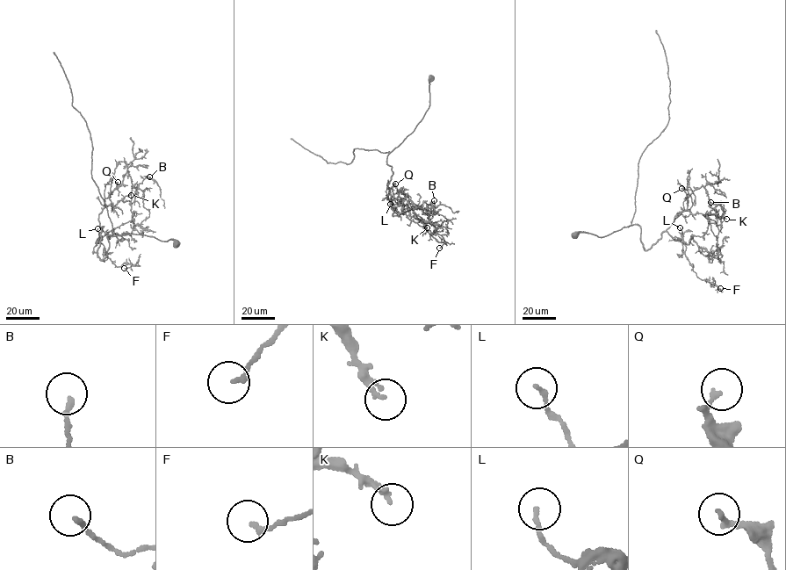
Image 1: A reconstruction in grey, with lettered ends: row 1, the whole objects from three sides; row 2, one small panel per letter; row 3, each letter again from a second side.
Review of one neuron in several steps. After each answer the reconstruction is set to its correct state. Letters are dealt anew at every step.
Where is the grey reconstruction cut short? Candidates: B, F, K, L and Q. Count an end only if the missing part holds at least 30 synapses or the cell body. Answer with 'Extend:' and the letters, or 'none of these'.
Extend: F

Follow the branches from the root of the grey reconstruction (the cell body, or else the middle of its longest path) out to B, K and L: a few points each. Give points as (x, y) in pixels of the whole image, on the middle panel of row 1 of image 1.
B: (430, 79), (429, 108), (413, 131), (387, 156), (393, 173), (386, 198), (396, 198), (429, 223), (434, 200)
K: (430, 79), (429, 108), (413, 131), (390, 153), (386, 162), (393, 173), (386, 198), (406, 205), (427, 227)
L: (430, 79), (429, 108), (413, 131), (387, 156), (393, 173), (387, 187), (390, 207), (394, 208), (390, 204)

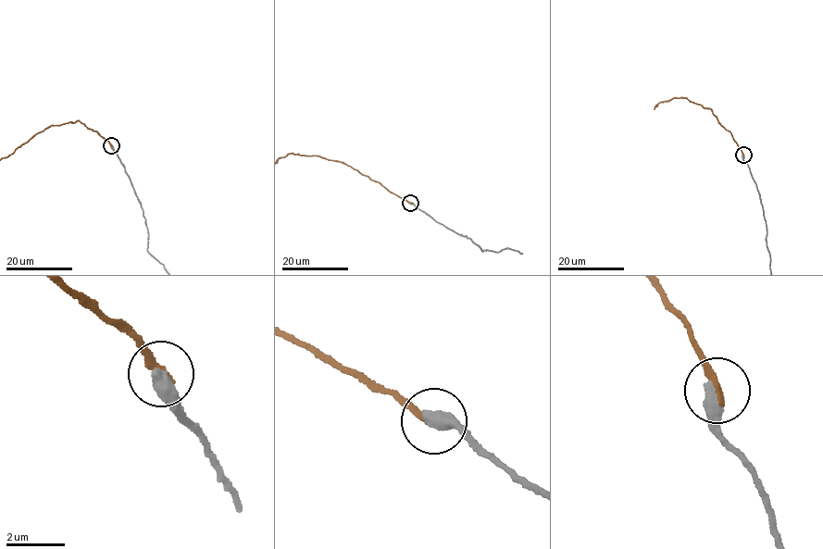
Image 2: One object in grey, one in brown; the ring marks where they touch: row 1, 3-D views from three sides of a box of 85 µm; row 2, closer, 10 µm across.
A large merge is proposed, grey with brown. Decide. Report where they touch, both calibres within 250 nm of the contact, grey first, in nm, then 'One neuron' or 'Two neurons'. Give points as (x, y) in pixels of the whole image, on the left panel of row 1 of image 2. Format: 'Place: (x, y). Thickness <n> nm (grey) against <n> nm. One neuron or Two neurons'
Place: (111, 145). Thickness 500 nm (grey) against 280 nm. Two neurons

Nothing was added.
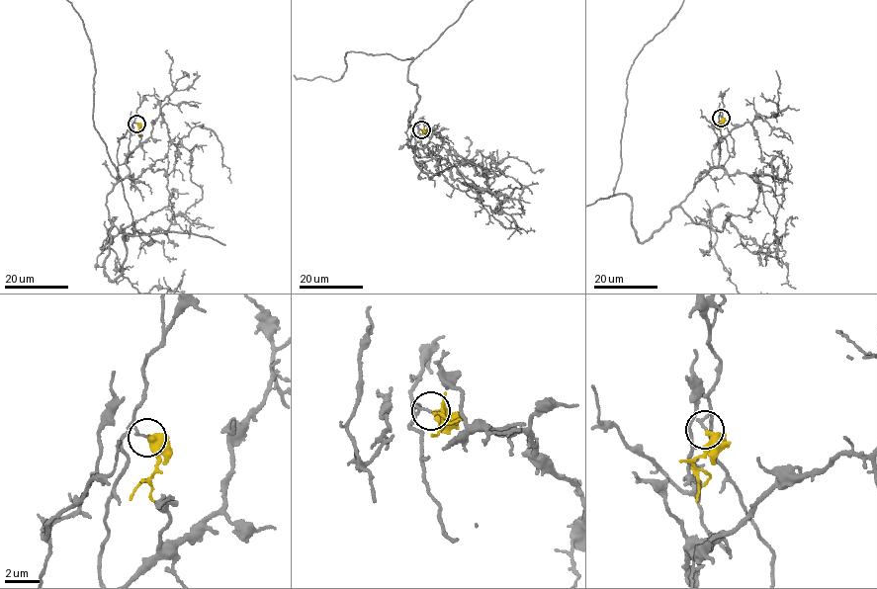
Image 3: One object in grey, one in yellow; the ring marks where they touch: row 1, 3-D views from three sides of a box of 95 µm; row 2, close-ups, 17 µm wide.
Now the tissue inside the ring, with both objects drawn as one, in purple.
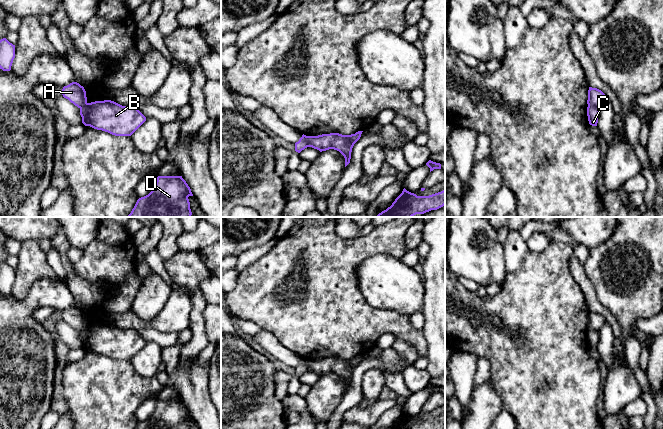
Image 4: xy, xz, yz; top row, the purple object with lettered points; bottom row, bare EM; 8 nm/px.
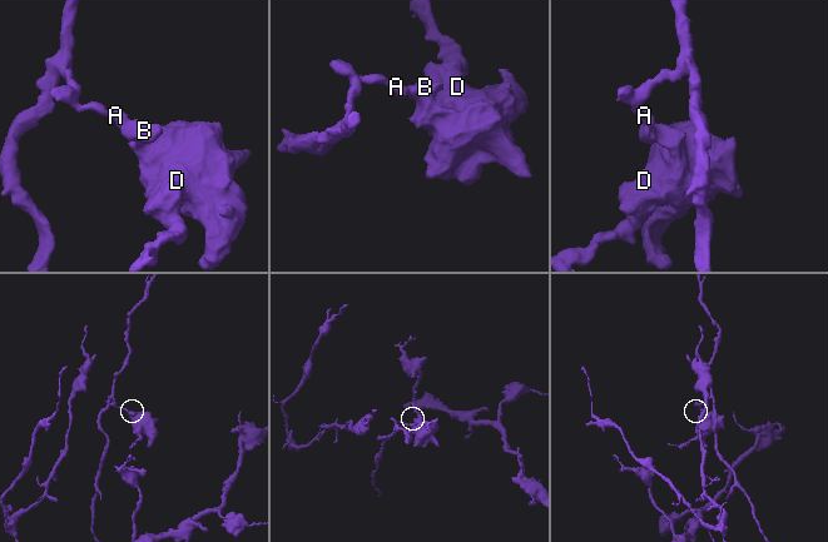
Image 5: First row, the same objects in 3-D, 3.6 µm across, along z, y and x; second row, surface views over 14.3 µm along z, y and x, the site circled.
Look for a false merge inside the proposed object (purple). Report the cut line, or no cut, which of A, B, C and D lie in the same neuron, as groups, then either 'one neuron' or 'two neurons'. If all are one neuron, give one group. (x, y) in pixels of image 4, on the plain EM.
xz (306, 360), (306, 365), (310, 370) | A / B C D | two neurons

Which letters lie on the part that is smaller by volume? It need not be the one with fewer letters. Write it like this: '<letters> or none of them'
B, C, D

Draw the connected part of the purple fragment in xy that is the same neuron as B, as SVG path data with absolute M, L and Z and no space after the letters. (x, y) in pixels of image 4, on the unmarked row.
M111 324L95 325L80 332L82 347L115 360L131 360L146 341L136 330L122 330Z

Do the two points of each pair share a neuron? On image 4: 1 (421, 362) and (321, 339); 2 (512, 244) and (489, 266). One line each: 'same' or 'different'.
1: different
2: different

